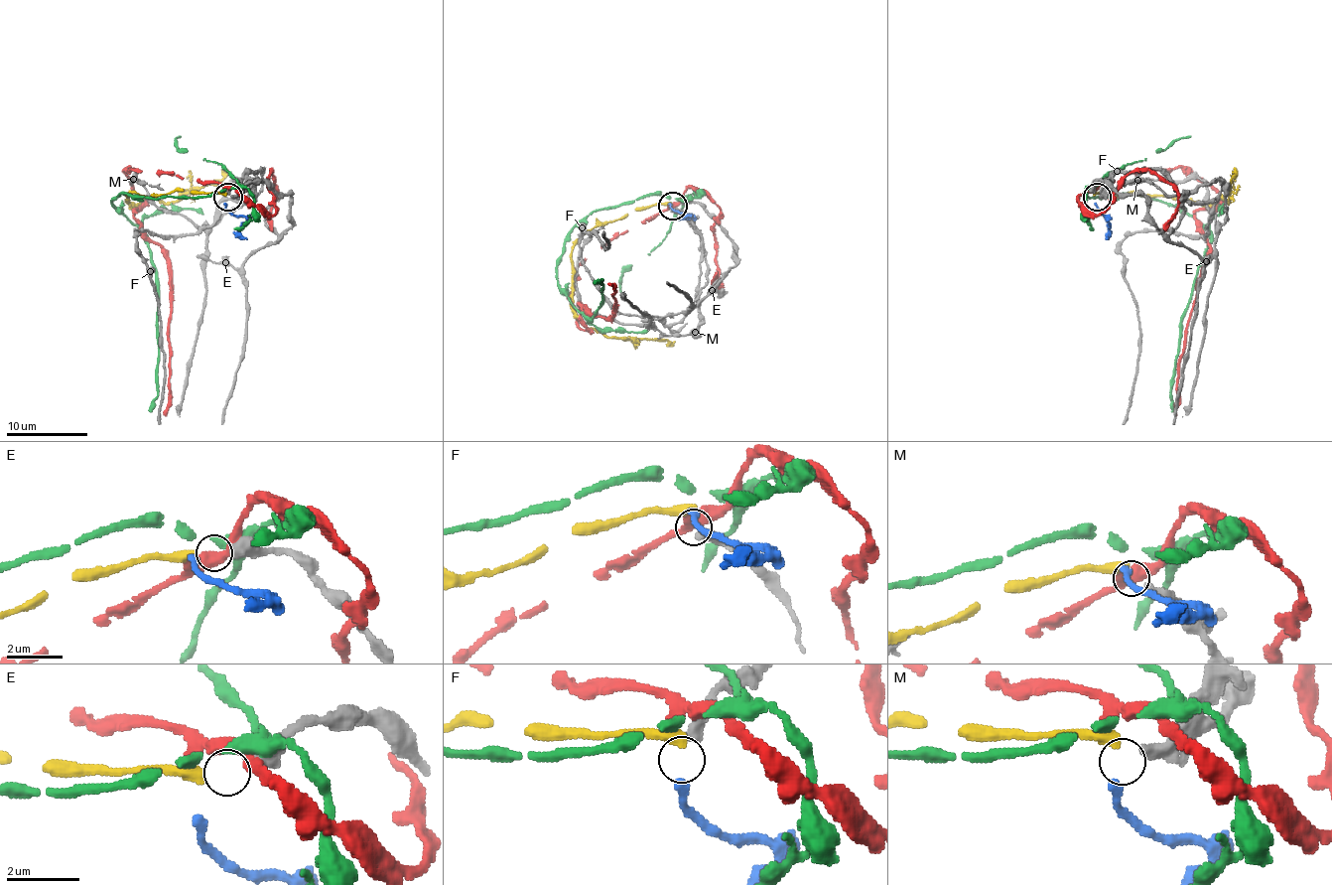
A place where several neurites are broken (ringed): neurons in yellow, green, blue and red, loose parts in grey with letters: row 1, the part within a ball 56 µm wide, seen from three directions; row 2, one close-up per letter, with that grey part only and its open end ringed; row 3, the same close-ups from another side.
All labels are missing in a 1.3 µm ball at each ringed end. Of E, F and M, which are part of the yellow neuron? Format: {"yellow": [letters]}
{"yellow": ["E"]}

